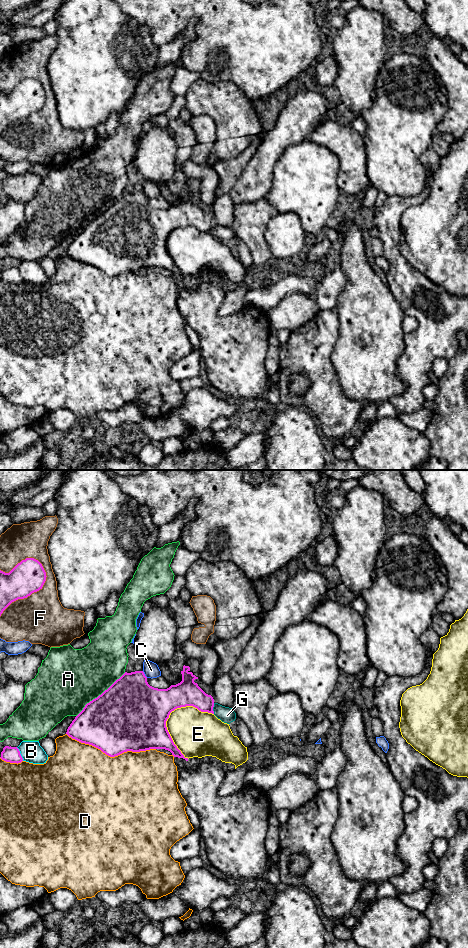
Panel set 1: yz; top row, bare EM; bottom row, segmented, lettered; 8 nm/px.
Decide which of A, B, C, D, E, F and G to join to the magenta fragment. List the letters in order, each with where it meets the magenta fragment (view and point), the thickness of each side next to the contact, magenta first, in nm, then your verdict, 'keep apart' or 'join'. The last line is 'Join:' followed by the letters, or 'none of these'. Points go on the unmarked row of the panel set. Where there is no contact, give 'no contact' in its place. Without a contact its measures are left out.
A: yz (99, 215) | 500/460 nm | keep apart
B: yz (20, 274) | 130/170 nm | keep apart
C: yz (144, 194) | 400/130 nm | keep apart
D: yz (111, 276) | 460/500 nm | keep apart
E: yz (165, 246) | 500/360 nm | keep apart
F: yz (33, 112) | 260/400 nm | keep apart
G: yz (212, 228) | 200/130 nm | join
Join: G

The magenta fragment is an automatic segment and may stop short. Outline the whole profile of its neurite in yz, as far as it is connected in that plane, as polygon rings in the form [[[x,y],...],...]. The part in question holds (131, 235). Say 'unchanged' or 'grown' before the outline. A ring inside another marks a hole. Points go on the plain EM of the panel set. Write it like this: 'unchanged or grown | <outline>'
grown | [[[183,186],[182,201],[167,209],[150,206],[143,191],[125,192],[107,210],[85,225],[66,254],[92,265],[110,277],[124,272],[165,269],[185,278],[174,264],[166,241],[177,228],[193,226],[214,234],[222,242],[235,241],[232,228],[214,222],[197,203],[189,186]]]

